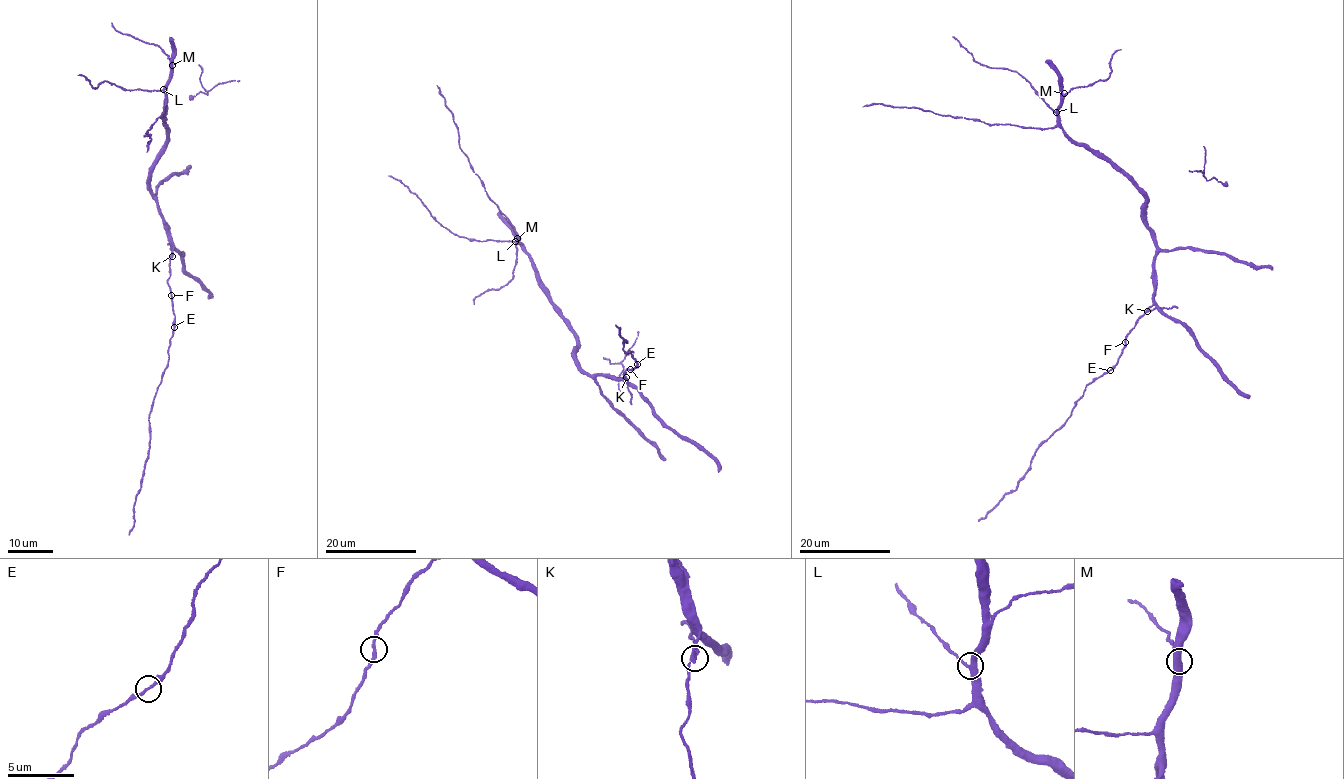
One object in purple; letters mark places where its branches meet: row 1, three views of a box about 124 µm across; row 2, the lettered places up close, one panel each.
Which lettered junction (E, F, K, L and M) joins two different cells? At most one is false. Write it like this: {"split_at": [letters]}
{"split_at": ["K"]}

